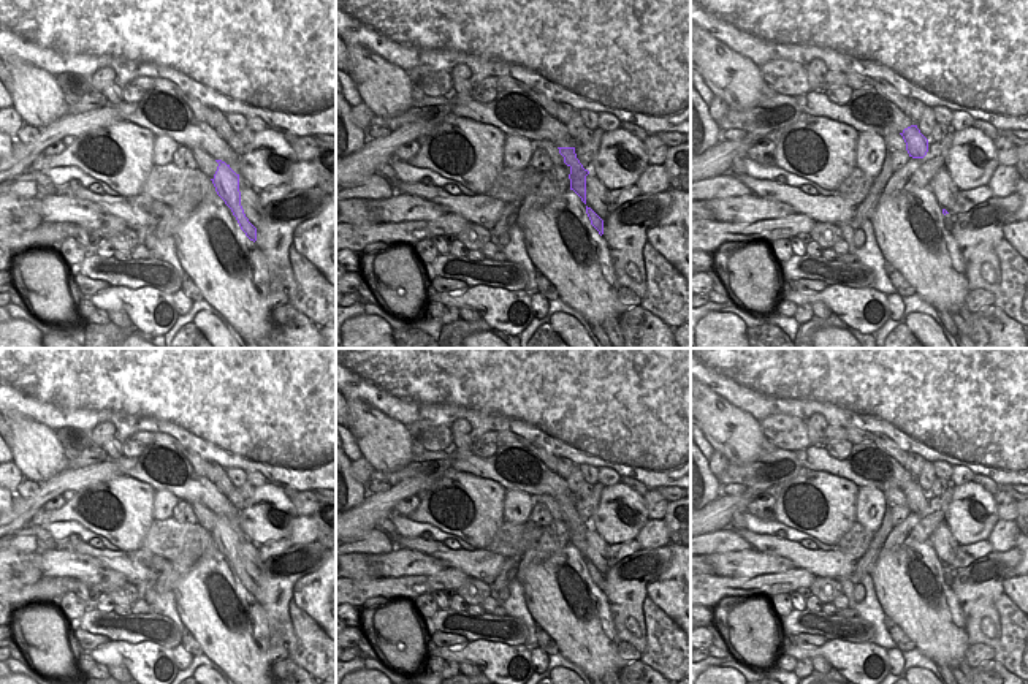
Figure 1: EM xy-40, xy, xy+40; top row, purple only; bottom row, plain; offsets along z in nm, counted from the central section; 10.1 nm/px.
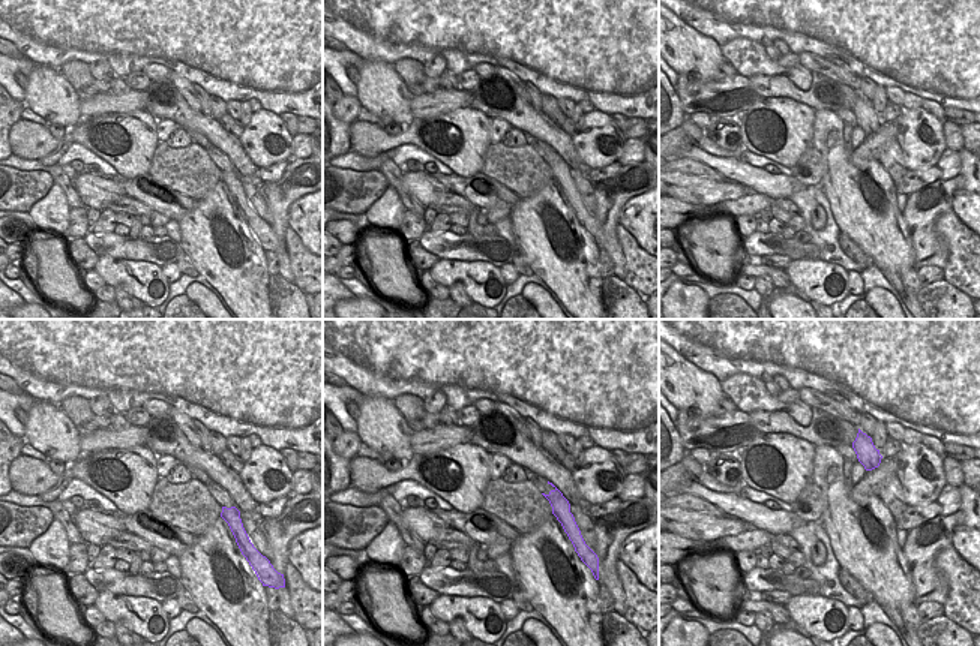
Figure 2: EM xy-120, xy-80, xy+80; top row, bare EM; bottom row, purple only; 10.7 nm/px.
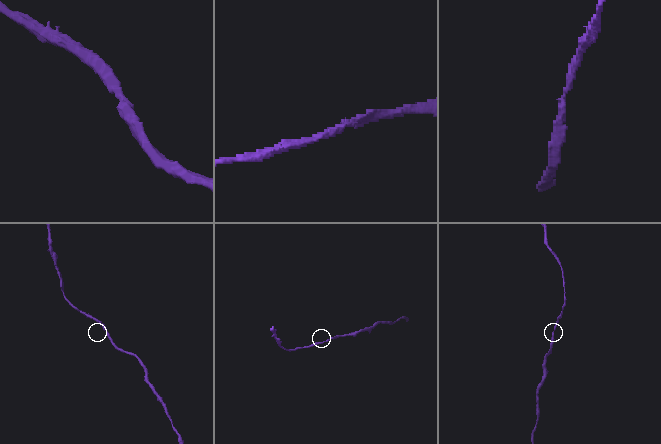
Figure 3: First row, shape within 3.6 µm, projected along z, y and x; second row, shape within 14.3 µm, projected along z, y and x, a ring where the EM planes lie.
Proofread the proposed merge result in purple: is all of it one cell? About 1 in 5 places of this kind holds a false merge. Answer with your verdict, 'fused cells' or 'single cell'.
single cell

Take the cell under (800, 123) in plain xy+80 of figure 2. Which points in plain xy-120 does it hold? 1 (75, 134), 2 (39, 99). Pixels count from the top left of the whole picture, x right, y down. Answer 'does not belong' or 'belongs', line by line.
1: belongs
2: does not belong

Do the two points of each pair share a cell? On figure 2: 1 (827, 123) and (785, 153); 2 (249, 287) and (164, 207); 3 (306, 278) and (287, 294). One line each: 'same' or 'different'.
1: different
2: different
3: different

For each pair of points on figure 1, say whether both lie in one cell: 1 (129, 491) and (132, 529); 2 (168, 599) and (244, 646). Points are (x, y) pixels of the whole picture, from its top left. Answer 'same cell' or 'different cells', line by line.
1: same cell
2: different cells

